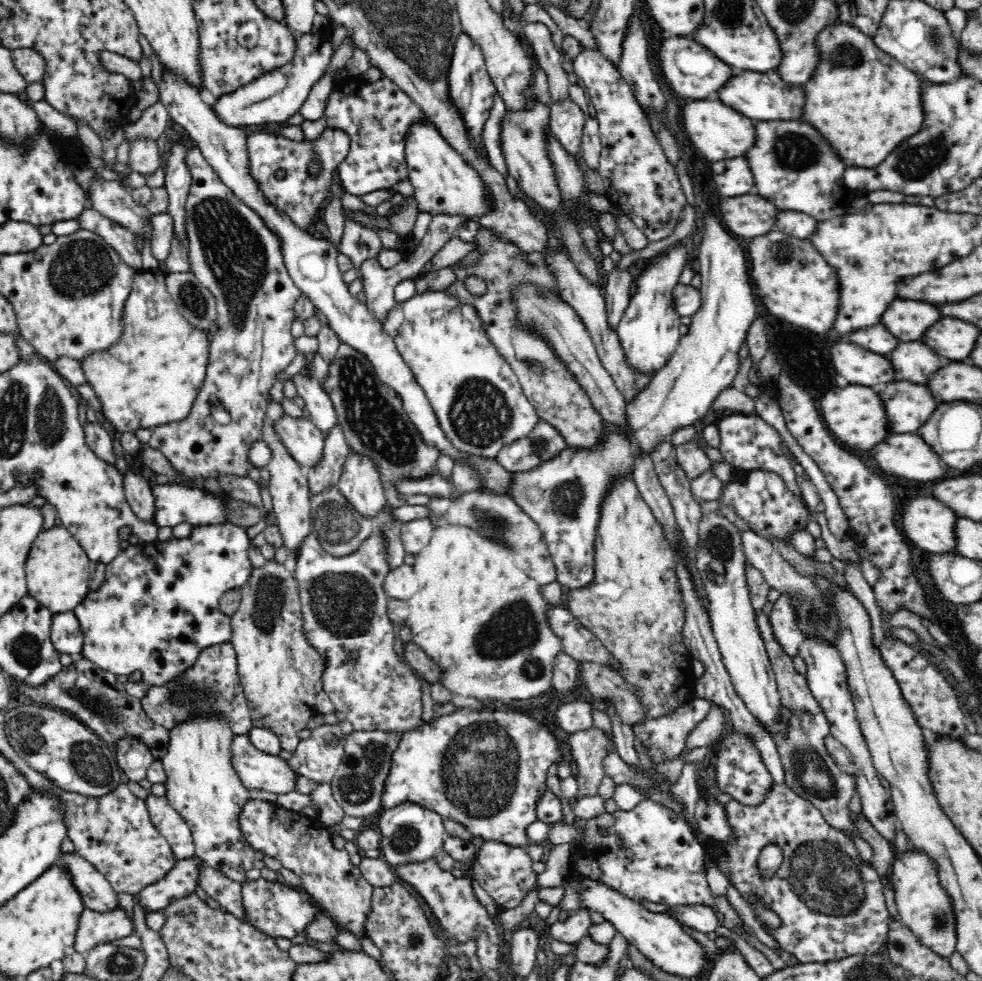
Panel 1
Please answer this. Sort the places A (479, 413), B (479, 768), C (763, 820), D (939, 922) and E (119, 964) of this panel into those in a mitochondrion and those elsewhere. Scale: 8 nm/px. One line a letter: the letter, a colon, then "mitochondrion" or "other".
A: mitochondrion
B: mitochondrion
C: other
D: mitochondrion
E: mitochondrion

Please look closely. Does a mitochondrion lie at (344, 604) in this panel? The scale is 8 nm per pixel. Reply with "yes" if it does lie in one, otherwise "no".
yes

